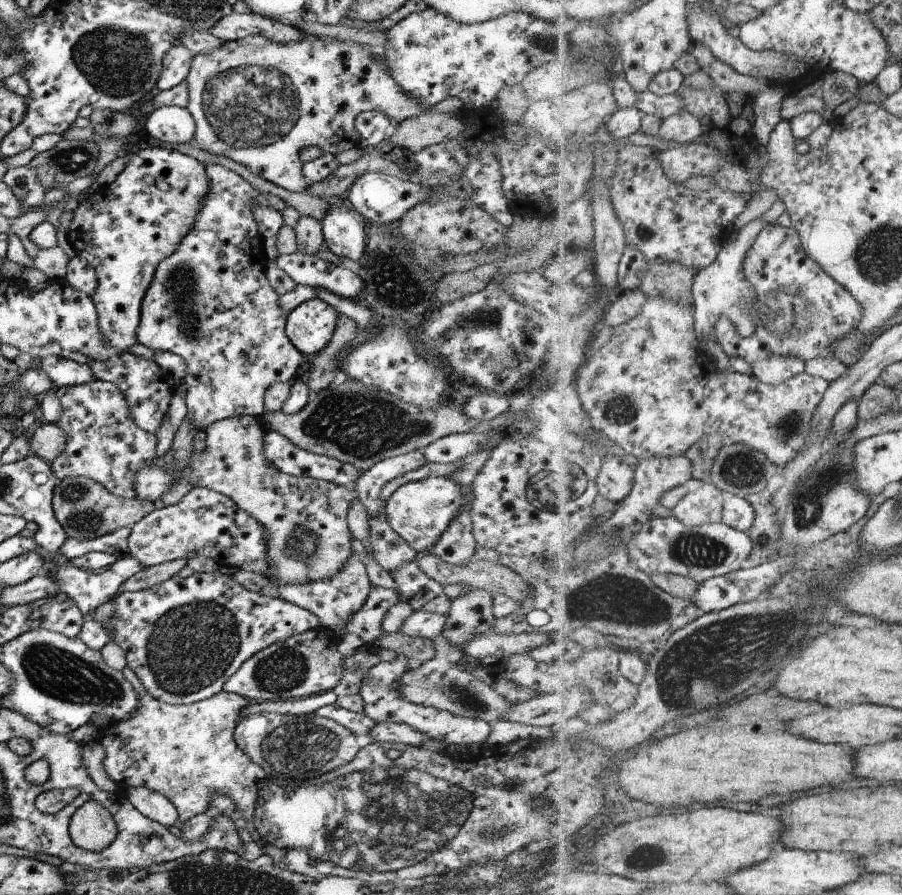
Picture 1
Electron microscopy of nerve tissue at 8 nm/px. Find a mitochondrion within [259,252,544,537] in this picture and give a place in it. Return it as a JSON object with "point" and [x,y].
{"point":[360,426]}

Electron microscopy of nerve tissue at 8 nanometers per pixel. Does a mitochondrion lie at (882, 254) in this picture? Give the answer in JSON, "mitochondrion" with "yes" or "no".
{"mitochondrion":"yes"}

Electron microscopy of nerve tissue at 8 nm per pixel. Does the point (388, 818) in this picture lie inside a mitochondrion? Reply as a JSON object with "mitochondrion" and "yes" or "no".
{"mitochondrion":"yes"}

